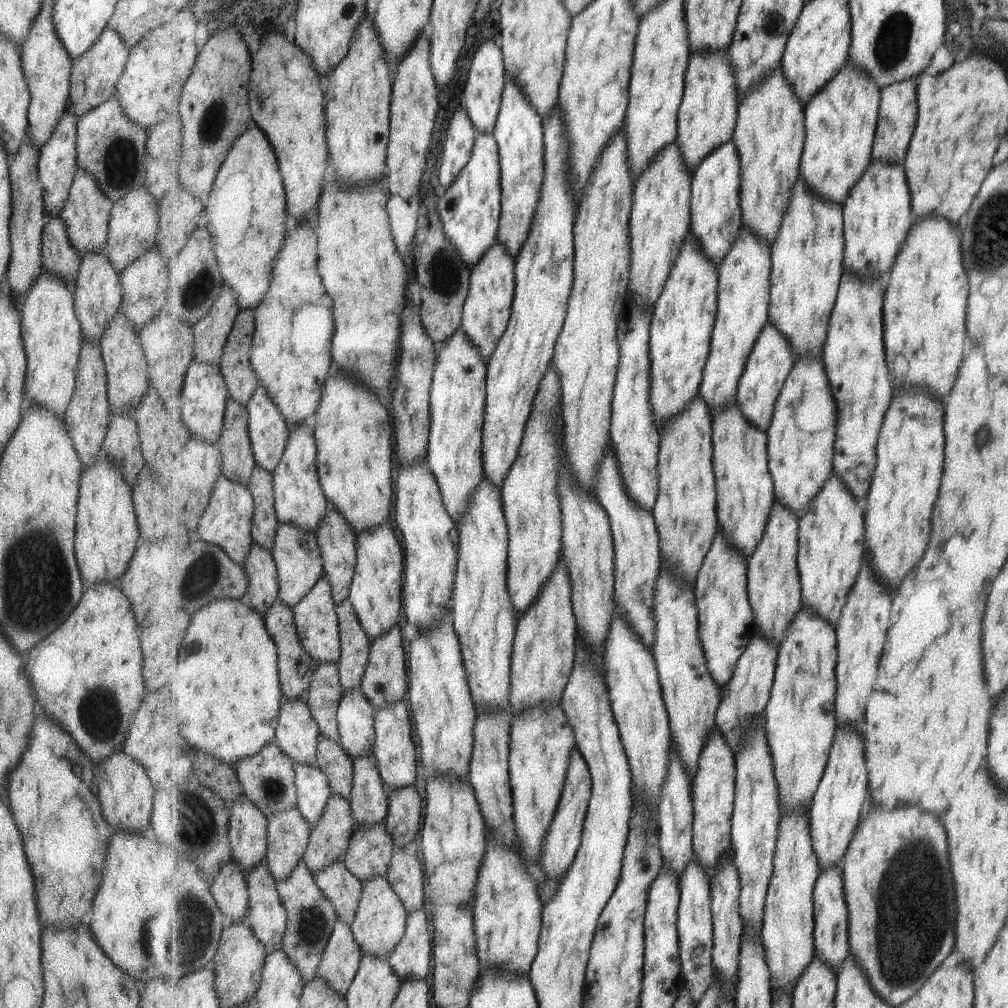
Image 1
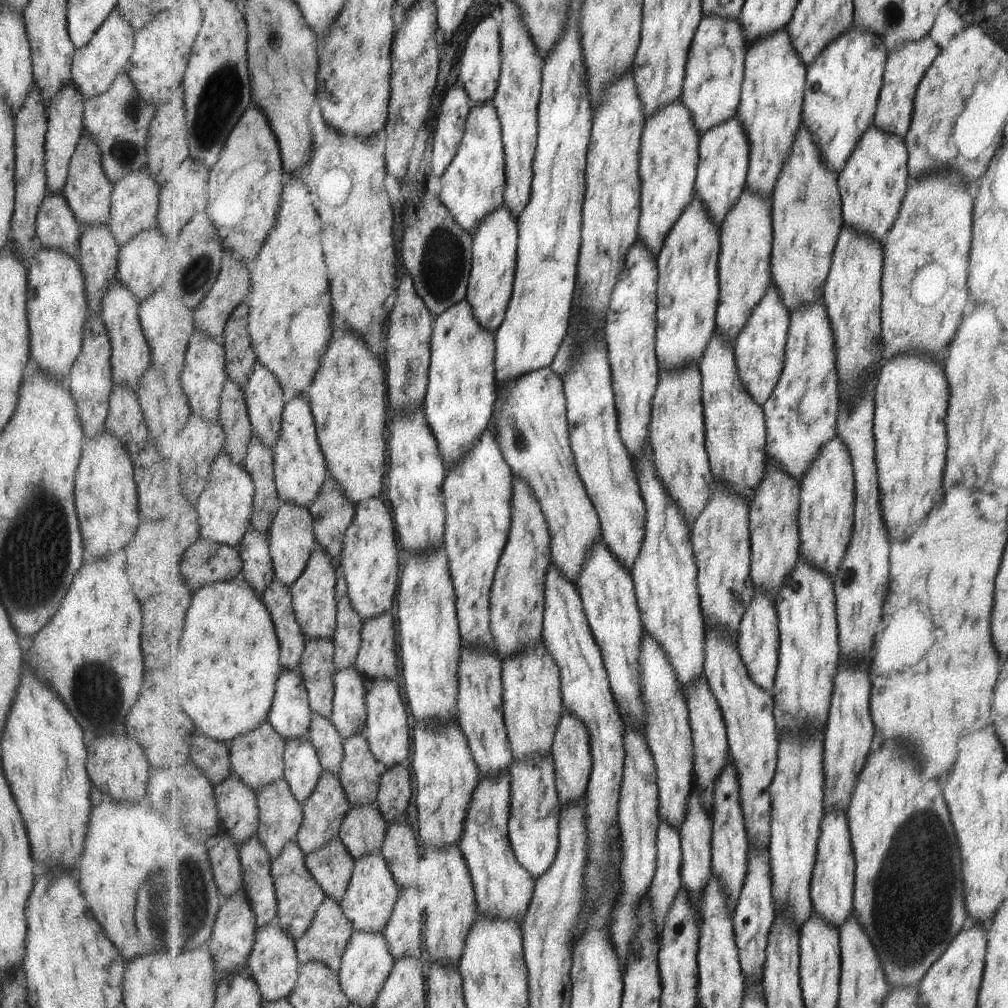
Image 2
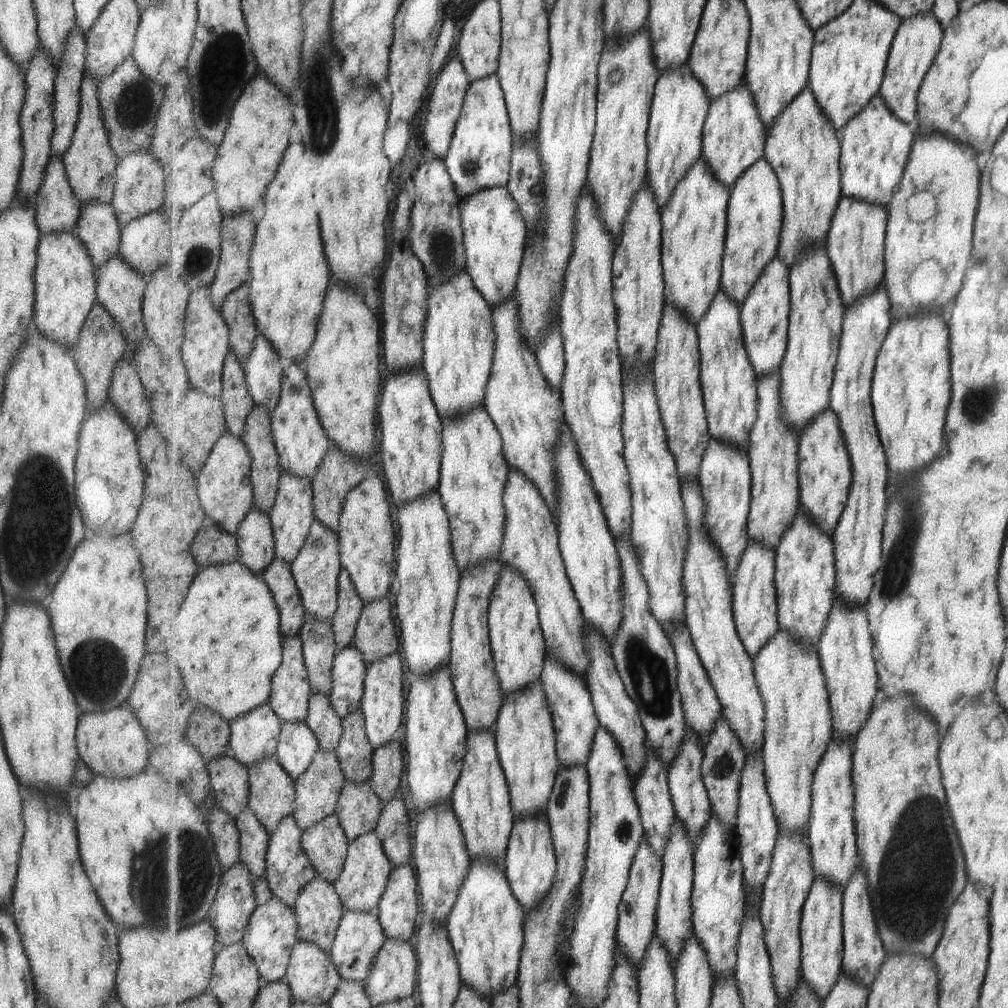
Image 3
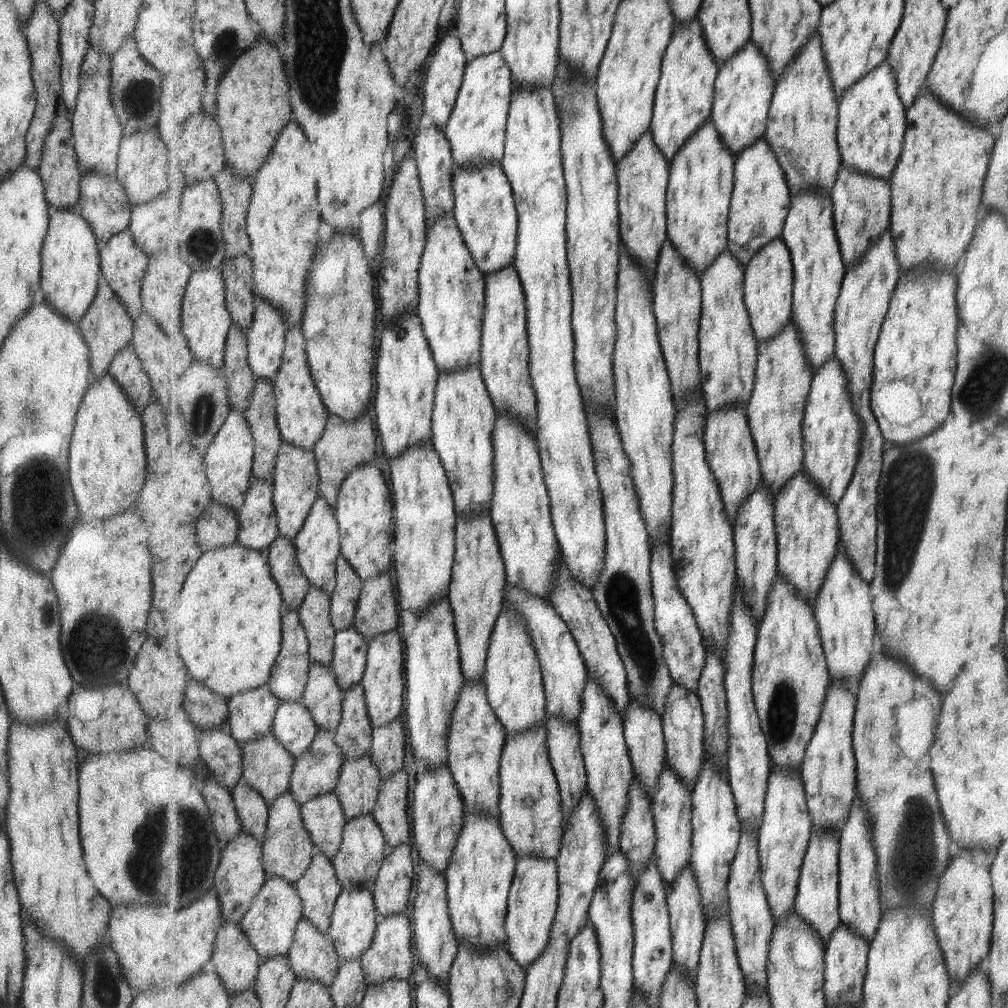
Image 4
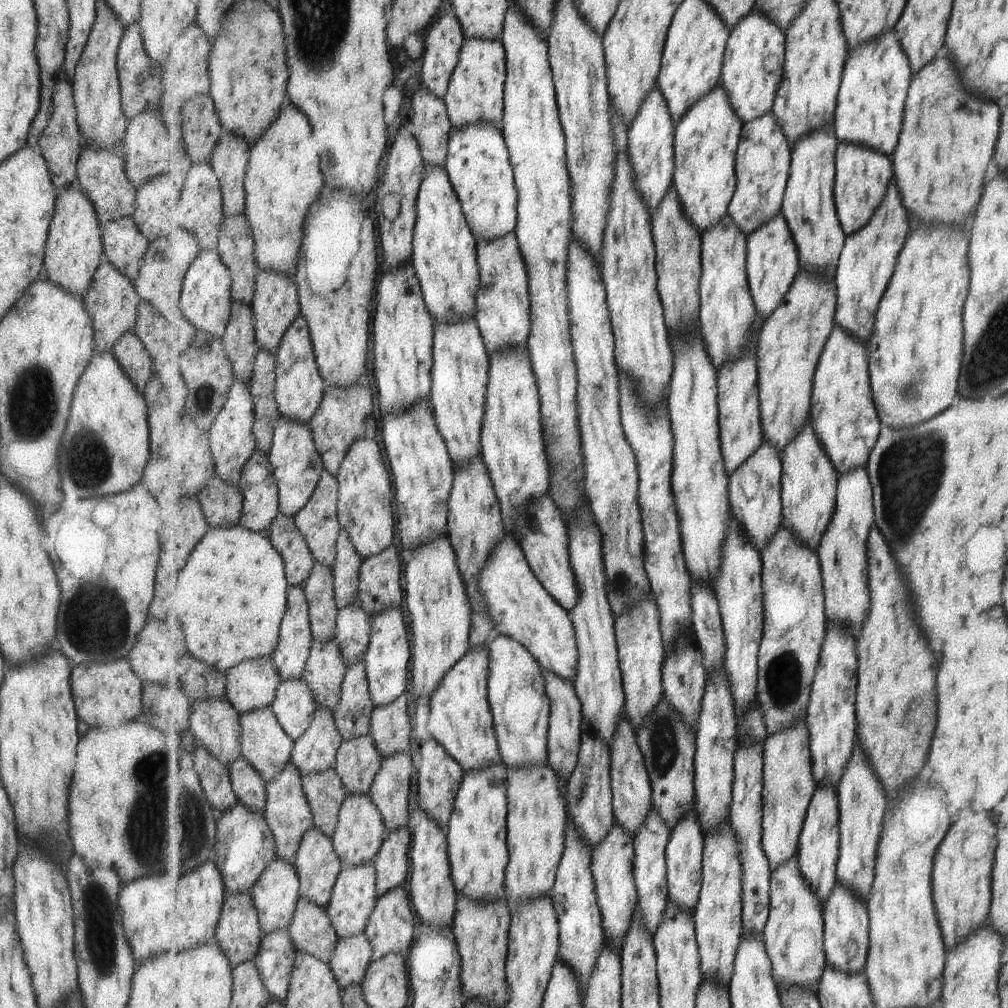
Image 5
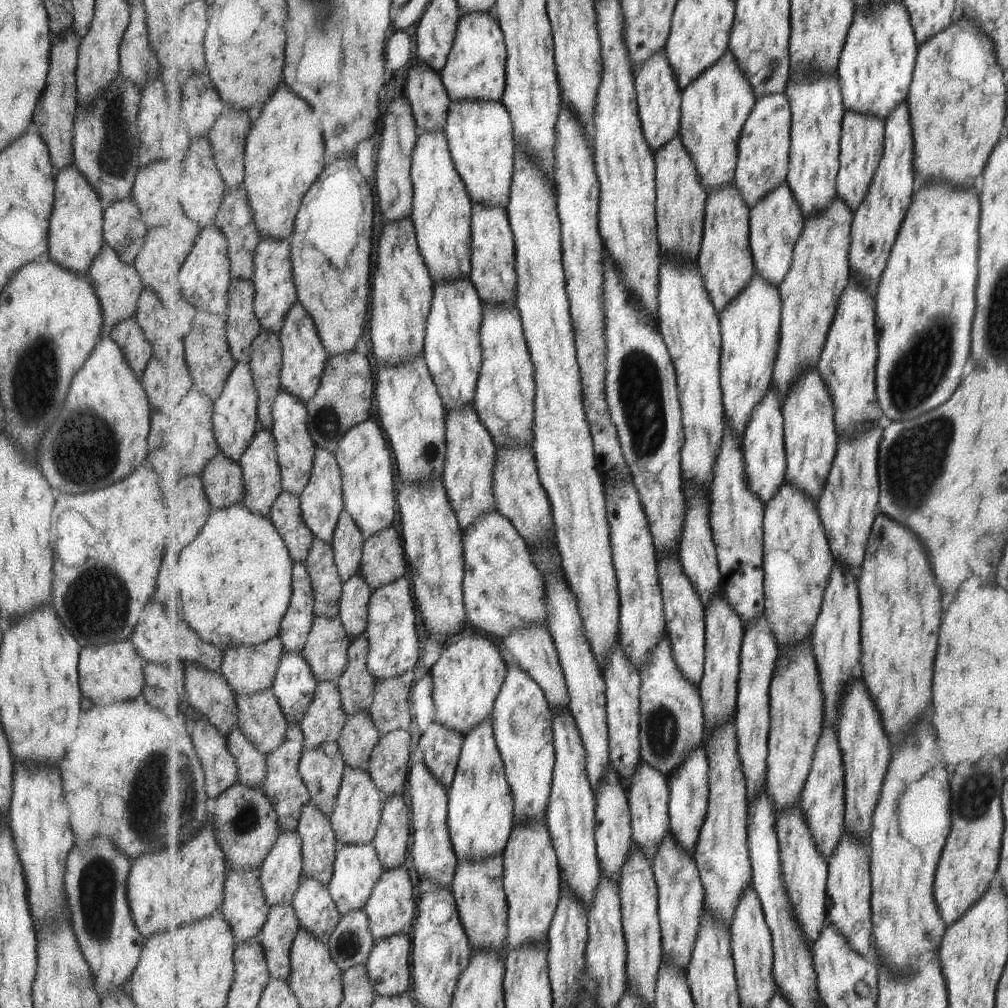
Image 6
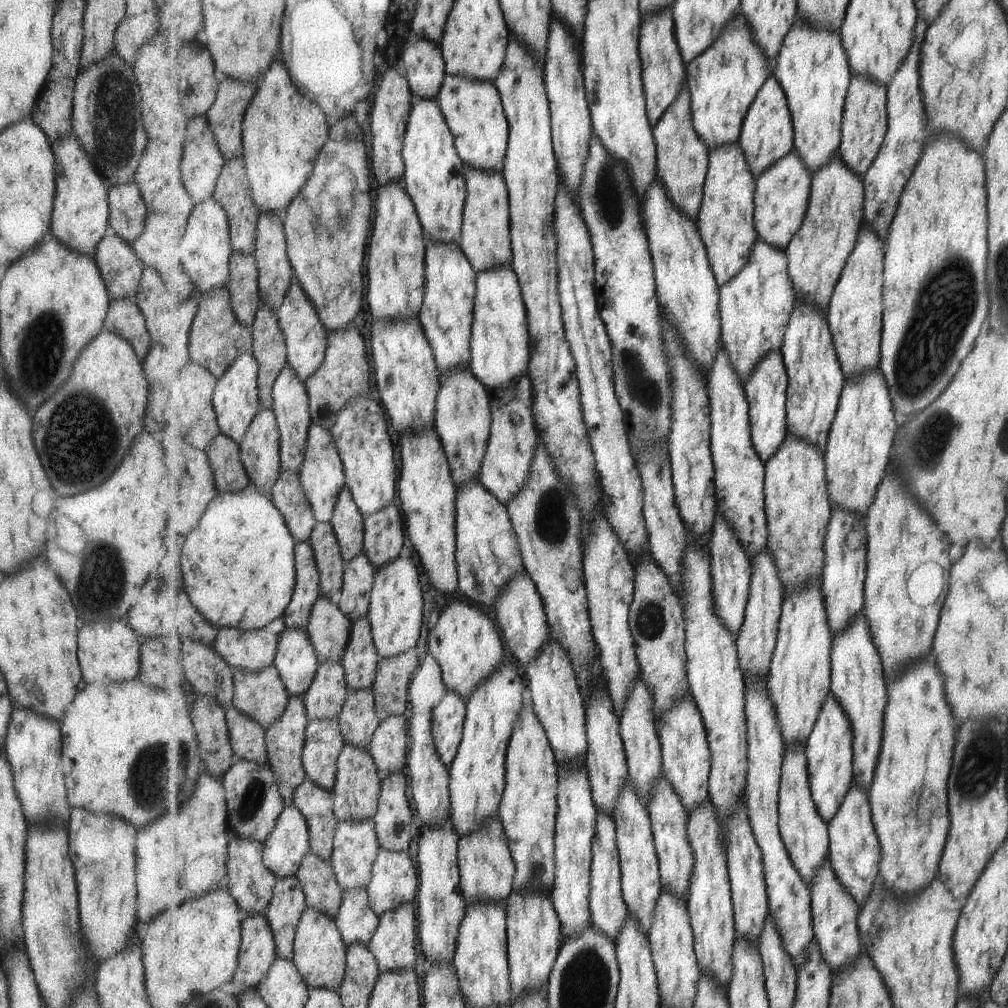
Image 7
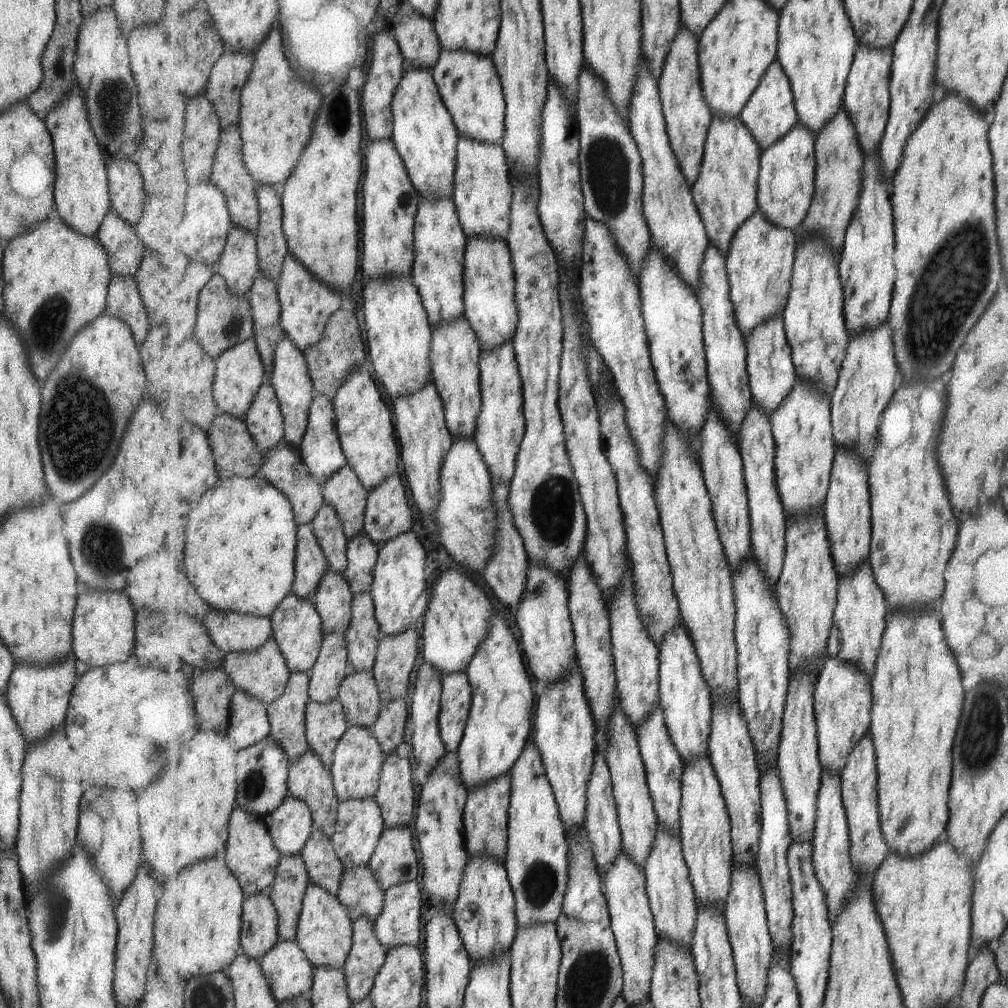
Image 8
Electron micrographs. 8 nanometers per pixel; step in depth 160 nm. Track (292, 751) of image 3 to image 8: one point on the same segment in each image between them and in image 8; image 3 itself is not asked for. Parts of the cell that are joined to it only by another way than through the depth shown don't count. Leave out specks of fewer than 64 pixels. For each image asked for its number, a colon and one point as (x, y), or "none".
4: (294, 725)
5: (295, 706)
6: (295, 686)
7: (297, 660)
8: (297, 624)

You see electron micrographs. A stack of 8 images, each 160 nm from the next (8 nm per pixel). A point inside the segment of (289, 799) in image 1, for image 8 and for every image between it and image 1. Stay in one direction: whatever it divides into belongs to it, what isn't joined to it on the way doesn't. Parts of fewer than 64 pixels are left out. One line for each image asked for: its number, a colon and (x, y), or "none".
2: (258, 757)
3: (254, 738)
4: (252, 713)
5: (253, 685)
6: (247, 670)
7: (253, 651)
8: (232, 632)

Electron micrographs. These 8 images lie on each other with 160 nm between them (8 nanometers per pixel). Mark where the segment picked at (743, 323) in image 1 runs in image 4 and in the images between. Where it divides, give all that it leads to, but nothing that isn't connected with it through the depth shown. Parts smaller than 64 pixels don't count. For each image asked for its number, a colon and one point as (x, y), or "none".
2: (747, 238)
3: (755, 211)
4: (760, 205)

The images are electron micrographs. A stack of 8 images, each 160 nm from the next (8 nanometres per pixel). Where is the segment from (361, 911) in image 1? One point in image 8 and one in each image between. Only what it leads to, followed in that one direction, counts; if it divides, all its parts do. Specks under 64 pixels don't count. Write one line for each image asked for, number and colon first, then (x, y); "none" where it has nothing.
2: (370, 901)
3: (364, 880)
4: (364, 848)
5: (361, 831)
6: (358, 815)
7: (357, 792)
8: (358, 761)

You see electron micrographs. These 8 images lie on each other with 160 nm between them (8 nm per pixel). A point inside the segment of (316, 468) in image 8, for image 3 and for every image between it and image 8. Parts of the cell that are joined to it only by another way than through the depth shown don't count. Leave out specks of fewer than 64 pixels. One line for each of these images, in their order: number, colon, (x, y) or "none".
3: (318, 567)
4: (319, 545)
5: (319, 523)
6: (323, 500)
7: (323, 477)

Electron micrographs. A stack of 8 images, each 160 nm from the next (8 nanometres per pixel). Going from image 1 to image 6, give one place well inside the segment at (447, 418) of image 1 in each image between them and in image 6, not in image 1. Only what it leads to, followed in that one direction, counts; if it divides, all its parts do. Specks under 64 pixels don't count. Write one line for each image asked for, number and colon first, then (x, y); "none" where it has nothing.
2: (460, 402)
3: (460, 340)
4: (452, 305)
5: (445, 258)
6: (443, 209)

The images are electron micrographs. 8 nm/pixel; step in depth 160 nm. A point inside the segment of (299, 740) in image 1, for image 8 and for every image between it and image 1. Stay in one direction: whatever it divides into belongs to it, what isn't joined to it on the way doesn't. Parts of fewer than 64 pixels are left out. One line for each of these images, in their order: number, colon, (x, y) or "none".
2: (291, 714)
3: (292, 692)
4: (289, 678)
5: (290, 659)
6: (298, 623)
7: (308, 585)
8: (311, 565)

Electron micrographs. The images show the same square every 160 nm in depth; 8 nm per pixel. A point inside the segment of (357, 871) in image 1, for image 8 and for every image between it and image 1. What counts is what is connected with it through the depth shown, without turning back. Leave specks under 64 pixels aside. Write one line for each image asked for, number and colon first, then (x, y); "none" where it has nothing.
2: (363, 831)
3: (360, 809)
4: (358, 790)
5: (359, 761)
6: (360, 736)
7: (358, 722)
8: (360, 695)

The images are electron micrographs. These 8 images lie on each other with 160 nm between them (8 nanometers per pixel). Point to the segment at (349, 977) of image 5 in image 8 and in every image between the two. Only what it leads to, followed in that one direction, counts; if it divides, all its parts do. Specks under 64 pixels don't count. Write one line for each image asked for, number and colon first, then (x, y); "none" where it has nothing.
6: (351, 944)
7: (357, 921)
8: (361, 893)

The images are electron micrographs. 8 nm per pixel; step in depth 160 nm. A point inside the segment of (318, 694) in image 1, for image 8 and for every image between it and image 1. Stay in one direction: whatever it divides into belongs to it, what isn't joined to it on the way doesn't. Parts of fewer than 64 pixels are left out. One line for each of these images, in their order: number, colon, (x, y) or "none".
2: (318, 668)
3: (320, 651)
4: (316, 615)
5: (324, 611)
6: (328, 584)
7: (328, 554)
8: (328, 528)

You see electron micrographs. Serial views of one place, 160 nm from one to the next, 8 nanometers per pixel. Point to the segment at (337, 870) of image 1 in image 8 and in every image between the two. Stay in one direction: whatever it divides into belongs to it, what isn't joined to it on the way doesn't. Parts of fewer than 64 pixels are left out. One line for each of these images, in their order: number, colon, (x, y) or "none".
2: (332, 866)
3: (326, 844)
4: (324, 817)
5: (325, 791)
6: (322, 768)
7: (324, 742)
8: (326, 724)

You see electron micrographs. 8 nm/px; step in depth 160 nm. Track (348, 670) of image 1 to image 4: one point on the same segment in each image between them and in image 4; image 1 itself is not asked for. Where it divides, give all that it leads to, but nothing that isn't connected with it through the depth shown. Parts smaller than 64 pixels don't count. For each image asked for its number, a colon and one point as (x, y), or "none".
2: (348, 638)
3: (345, 622)
4: (344, 601)

